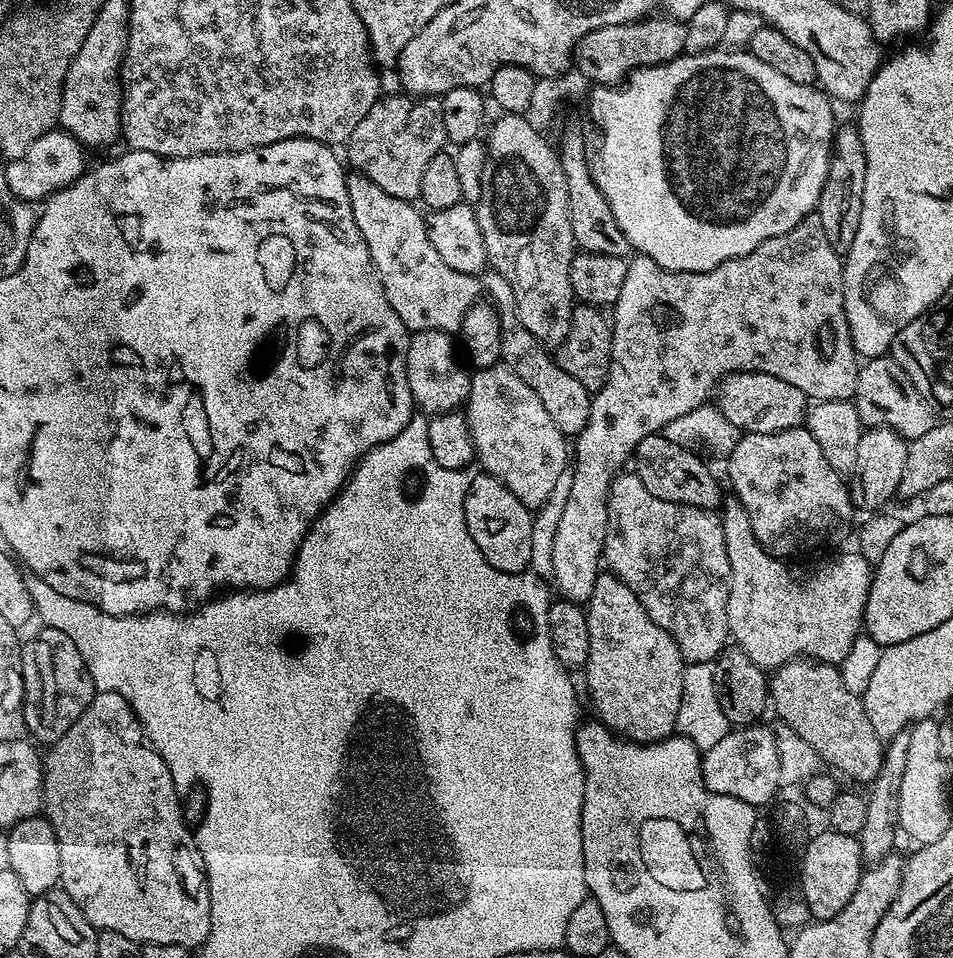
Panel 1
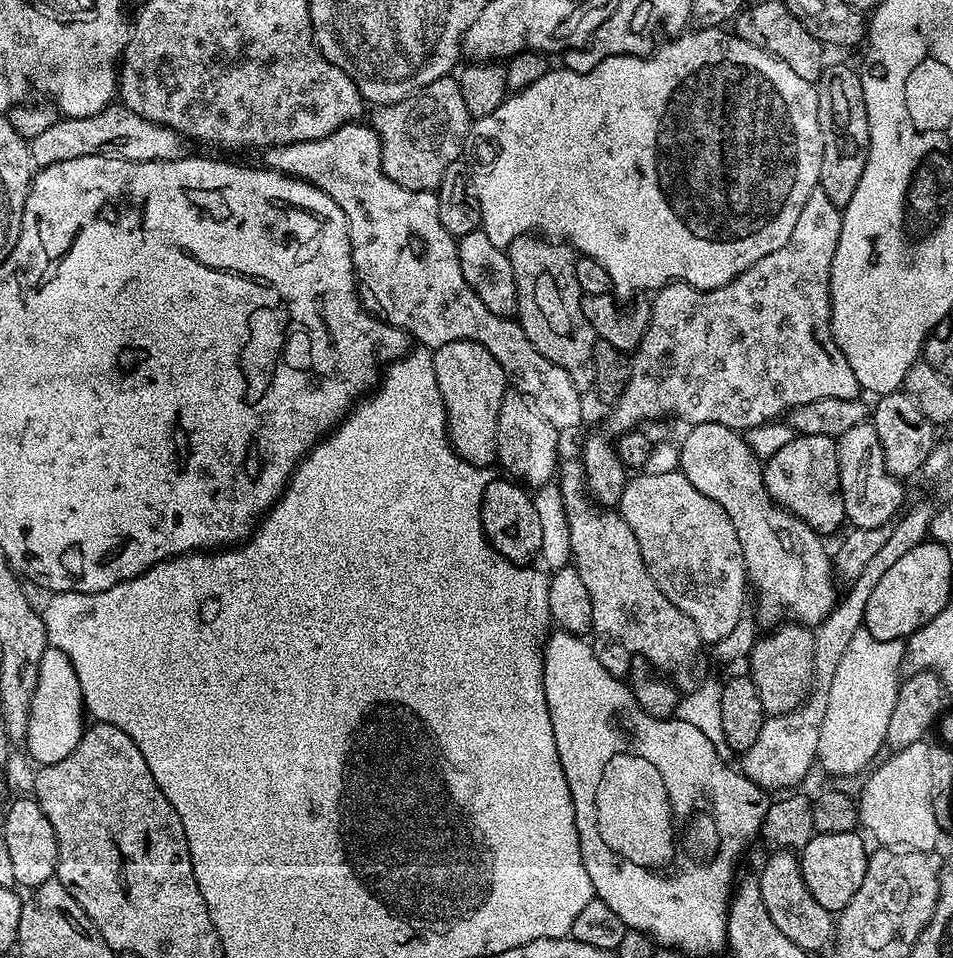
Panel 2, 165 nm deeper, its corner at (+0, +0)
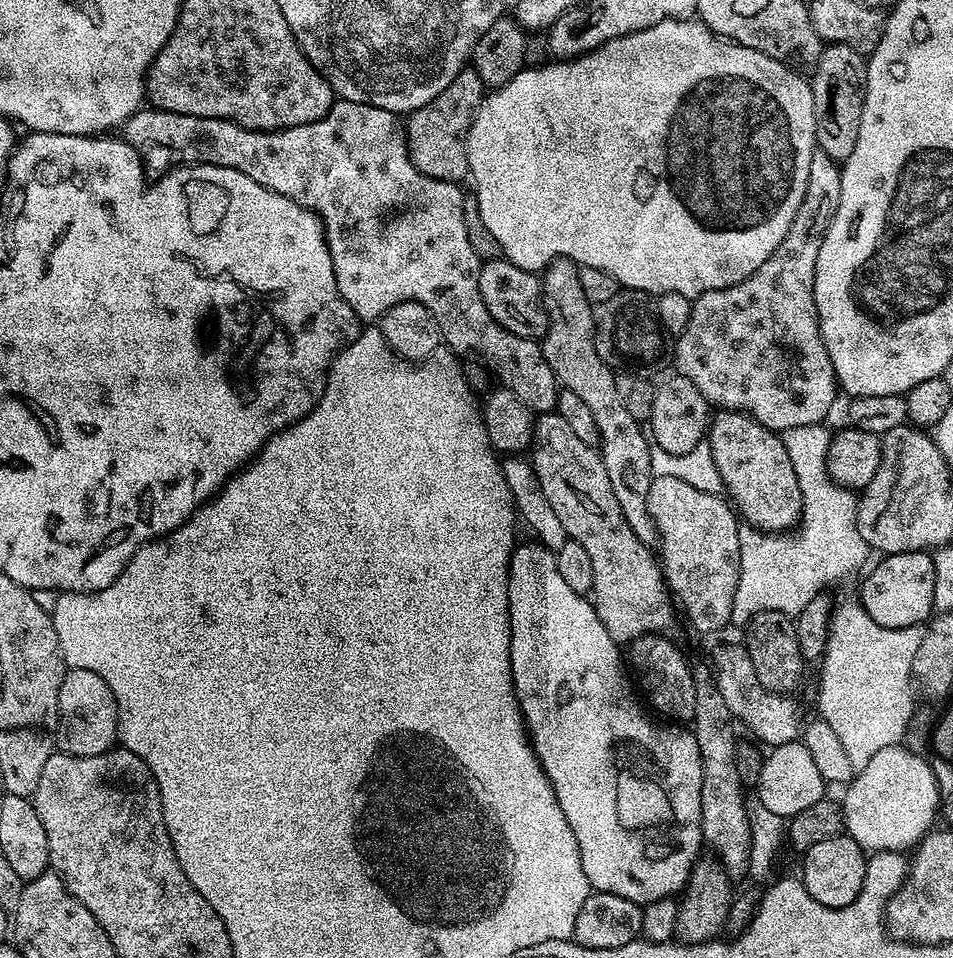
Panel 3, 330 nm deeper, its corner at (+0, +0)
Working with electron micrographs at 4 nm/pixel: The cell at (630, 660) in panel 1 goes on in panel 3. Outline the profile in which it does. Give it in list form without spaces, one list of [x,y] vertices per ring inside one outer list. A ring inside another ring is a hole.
[[[555,411],[546,412],[537,415],[532,425],[530,463],[534,474],[538,474],[538,482],[542,482],[542,494],[546,494],[554,514],[558,514],[568,539],[581,544],[590,557],[590,567],[594,569],[590,599],[596,606],[598,618],[602,618],[606,626],[606,634],[610,634],[617,644],[627,646],[639,636],[671,633],[677,609],[668,591],[661,563],[653,549],[641,542],[634,530],[630,530],[630,522],[626,522],[622,506],[618,506],[618,498],[614,498],[614,490],[610,490],[610,478],[606,475],[606,466],[599,451],[593,445],[580,441],[572,427]]]

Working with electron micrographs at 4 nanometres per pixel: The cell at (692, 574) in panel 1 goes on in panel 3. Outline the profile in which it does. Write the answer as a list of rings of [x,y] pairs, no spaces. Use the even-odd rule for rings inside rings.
[[[653,476],[648,495],[668,591],[682,612],[684,607],[696,632],[720,632],[732,624],[734,594],[740,581],[741,521],[733,505],[720,498],[717,493],[703,492],[682,478],[669,476]]]

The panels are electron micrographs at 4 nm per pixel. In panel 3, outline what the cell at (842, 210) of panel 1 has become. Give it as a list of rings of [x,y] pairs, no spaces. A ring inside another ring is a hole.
[[[828,44],[821,47],[820,57],[814,66],[816,72],[810,76],[812,97],[814,98],[814,114],[816,115],[816,143],[821,151],[830,154],[838,162],[843,162],[854,154],[854,146],[858,143],[858,126],[862,122],[862,110],[866,98],[866,82],[868,81],[868,61],[858,50],[845,44]]]

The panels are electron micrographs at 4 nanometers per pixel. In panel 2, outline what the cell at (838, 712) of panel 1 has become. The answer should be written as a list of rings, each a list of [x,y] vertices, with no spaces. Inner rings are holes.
[[[784,622],[773,627],[769,636],[761,635],[753,644],[751,652],[746,657],[754,686],[758,690],[758,698],[762,698],[762,706],[768,716],[781,716],[794,712],[810,695],[810,669],[814,666],[813,629],[795,622]]]

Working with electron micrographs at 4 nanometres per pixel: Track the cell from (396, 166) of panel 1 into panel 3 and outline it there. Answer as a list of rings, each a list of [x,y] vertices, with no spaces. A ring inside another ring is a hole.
[[[471,66],[456,75],[454,82],[438,94],[426,106],[407,113],[406,131],[408,134],[408,153],[410,162],[416,169],[430,178],[445,180],[451,184],[463,181],[469,175],[468,170],[468,131],[474,122],[480,103],[486,95],[486,86],[482,78]]]

